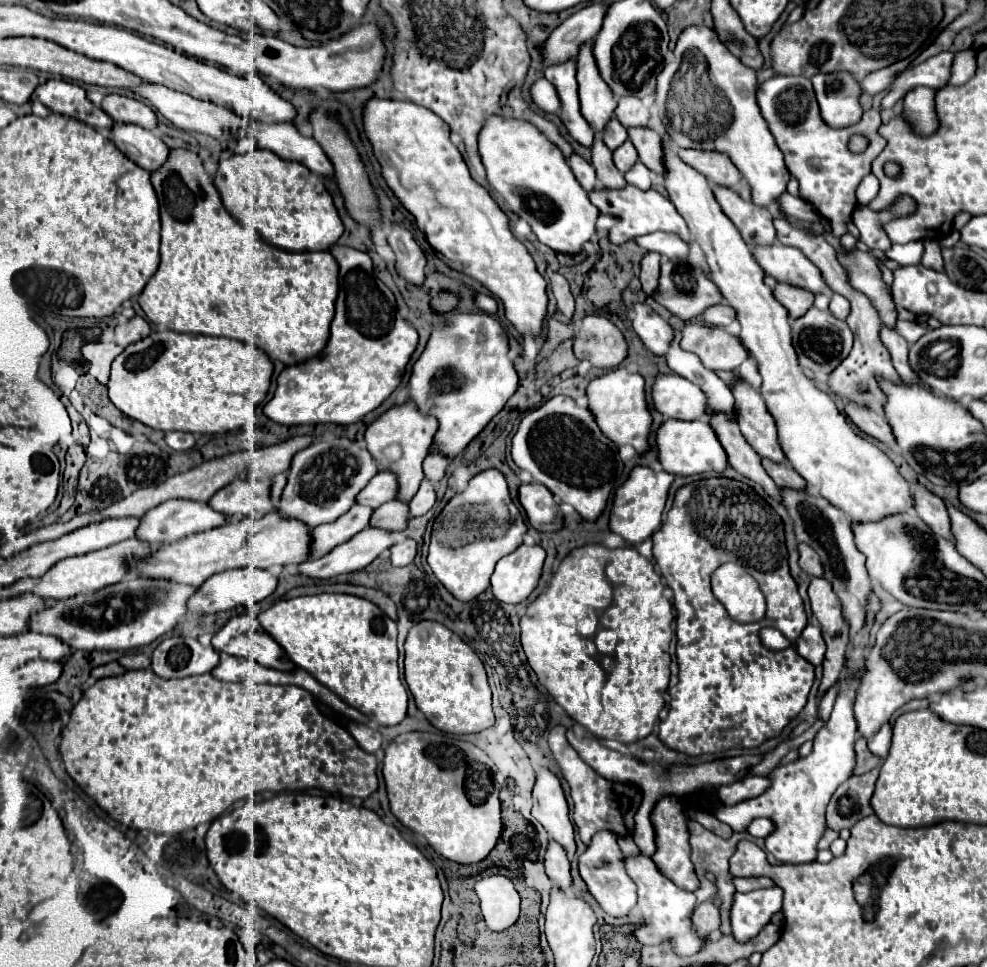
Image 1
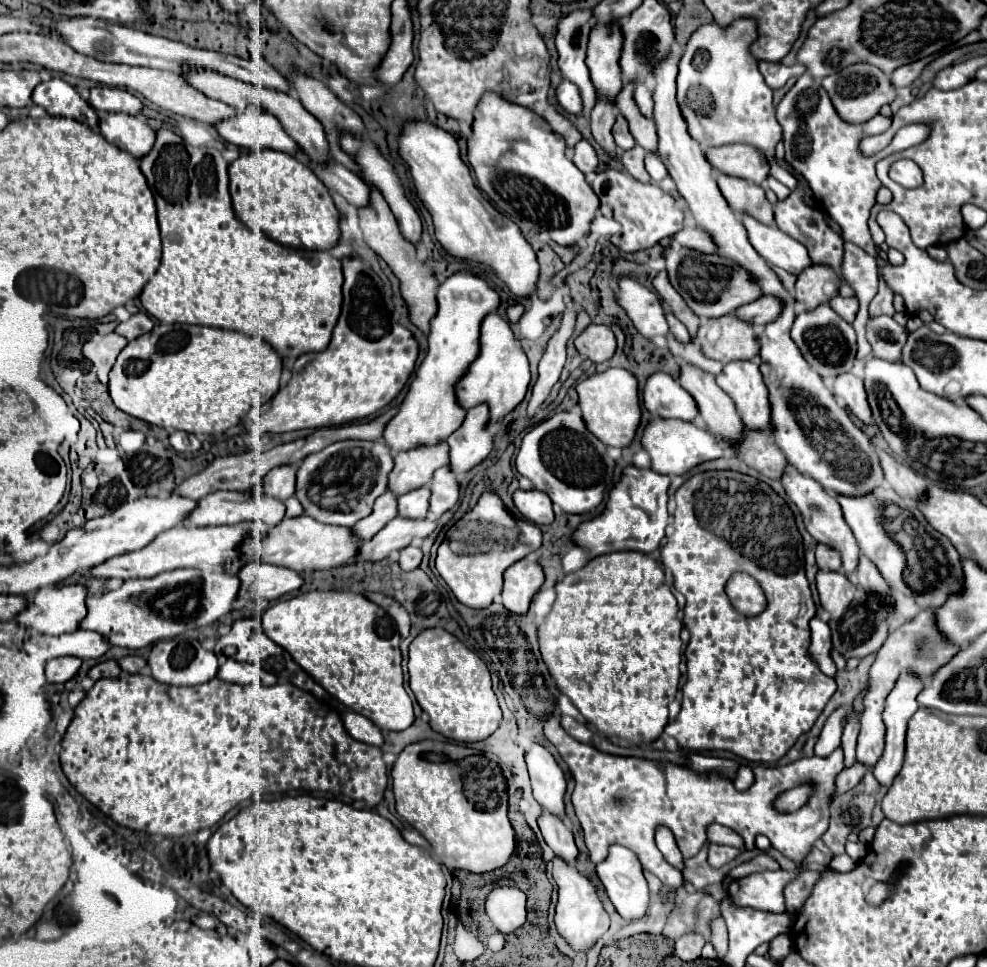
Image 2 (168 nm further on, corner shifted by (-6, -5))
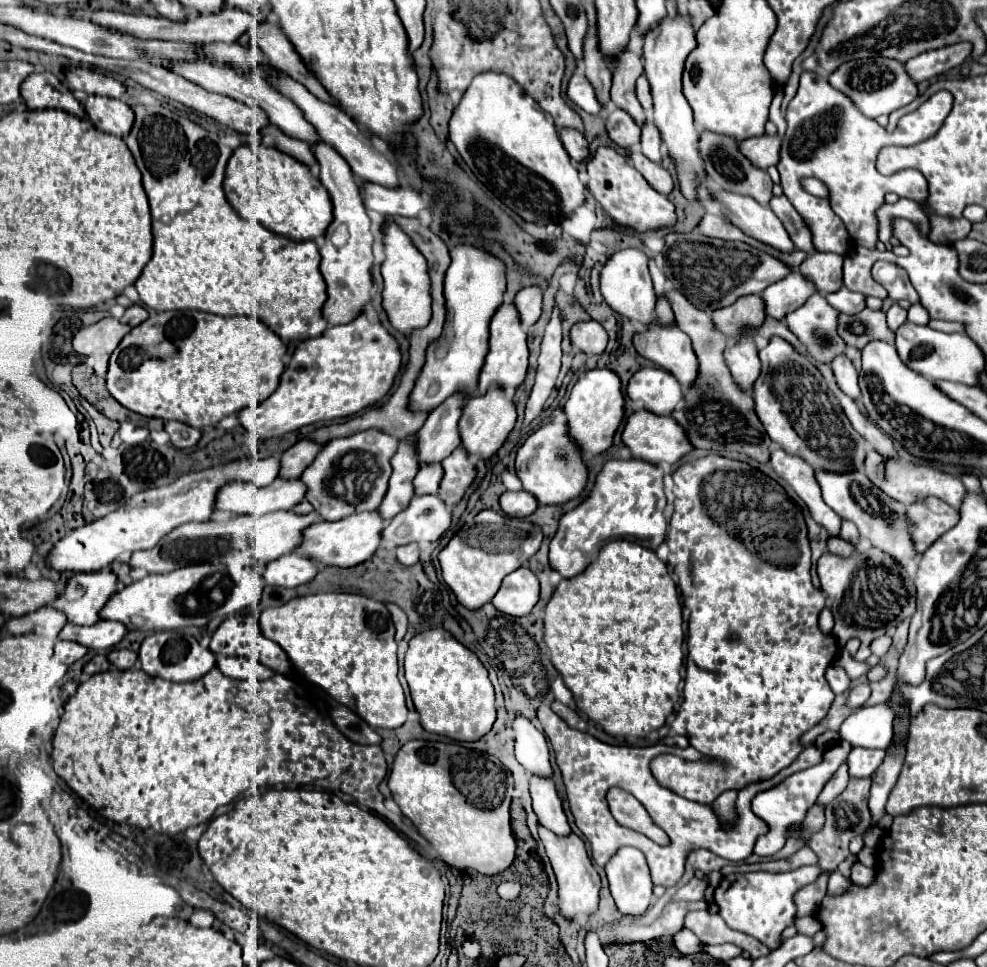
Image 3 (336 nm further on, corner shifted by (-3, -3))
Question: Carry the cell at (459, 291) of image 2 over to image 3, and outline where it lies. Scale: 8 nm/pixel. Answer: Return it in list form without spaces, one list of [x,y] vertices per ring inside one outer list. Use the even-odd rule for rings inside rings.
[[[458,243],[450,249],[450,257],[452,263],[444,279],[444,297],[448,309],[446,325],[442,337],[428,347],[426,365],[410,395],[414,411],[432,411],[456,391],[470,395],[474,393],[480,367],[484,365],[484,357],[488,353],[488,323],[502,305],[502,295],[506,291],[506,267],[490,251],[470,243]]]

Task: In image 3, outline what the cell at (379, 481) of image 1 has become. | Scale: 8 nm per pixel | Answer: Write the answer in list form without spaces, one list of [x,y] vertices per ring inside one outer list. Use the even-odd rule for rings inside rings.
[[[454,393],[430,413],[424,427],[416,433],[420,443],[418,445],[420,463],[444,461],[460,445],[458,421],[466,401],[468,395]]]

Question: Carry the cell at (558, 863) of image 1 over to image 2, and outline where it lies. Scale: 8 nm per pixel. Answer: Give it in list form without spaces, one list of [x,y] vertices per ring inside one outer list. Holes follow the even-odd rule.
[[[543,813],[539,817],[539,829],[547,841],[547,845],[555,851],[557,857],[563,857],[565,861],[575,861],[577,857],[577,847],[575,847],[575,841],[573,841],[573,833],[563,825],[561,819],[549,815],[549,813]]]

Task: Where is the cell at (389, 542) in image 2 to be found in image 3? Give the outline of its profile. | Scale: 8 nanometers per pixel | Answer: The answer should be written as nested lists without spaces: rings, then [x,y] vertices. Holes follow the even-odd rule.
[[[416,495],[410,505],[398,513],[390,527],[382,531],[382,539],[394,541],[394,545],[406,543],[432,543],[448,531],[452,523],[452,513],[438,495]]]

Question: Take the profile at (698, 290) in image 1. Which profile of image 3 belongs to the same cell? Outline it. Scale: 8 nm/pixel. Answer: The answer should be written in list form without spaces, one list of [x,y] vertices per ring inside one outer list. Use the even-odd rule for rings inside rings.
[[[696,231],[666,235],[666,275],[676,291],[680,291],[694,307],[712,313],[734,303],[738,297],[762,293],[768,285],[784,279],[792,269],[766,251],[746,243],[728,243],[708,239]]]

